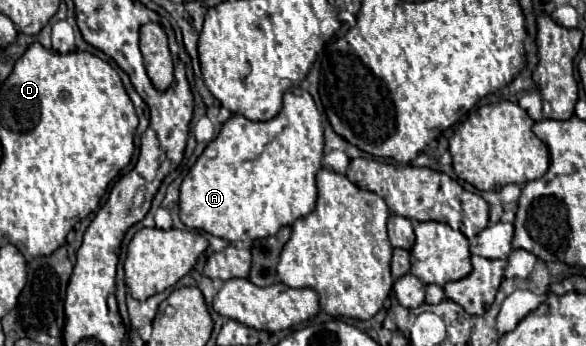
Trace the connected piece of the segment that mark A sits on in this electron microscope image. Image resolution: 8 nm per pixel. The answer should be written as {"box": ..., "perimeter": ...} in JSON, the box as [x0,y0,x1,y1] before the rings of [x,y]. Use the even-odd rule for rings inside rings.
{"box":[180,86,324,242],"perimeter":[[[294,86],[284,94],[284,106],[276,118],[268,122],[252,122],[234,114],[224,122],[220,134],[206,146],[202,156],[190,168],[180,186],[180,220],[190,230],[204,230],[226,242],[262,240],[276,236],[284,226],[292,226],[296,218],[310,214],[316,206],[316,172],[322,168],[324,136],[320,138],[320,114],[312,96]]]}

